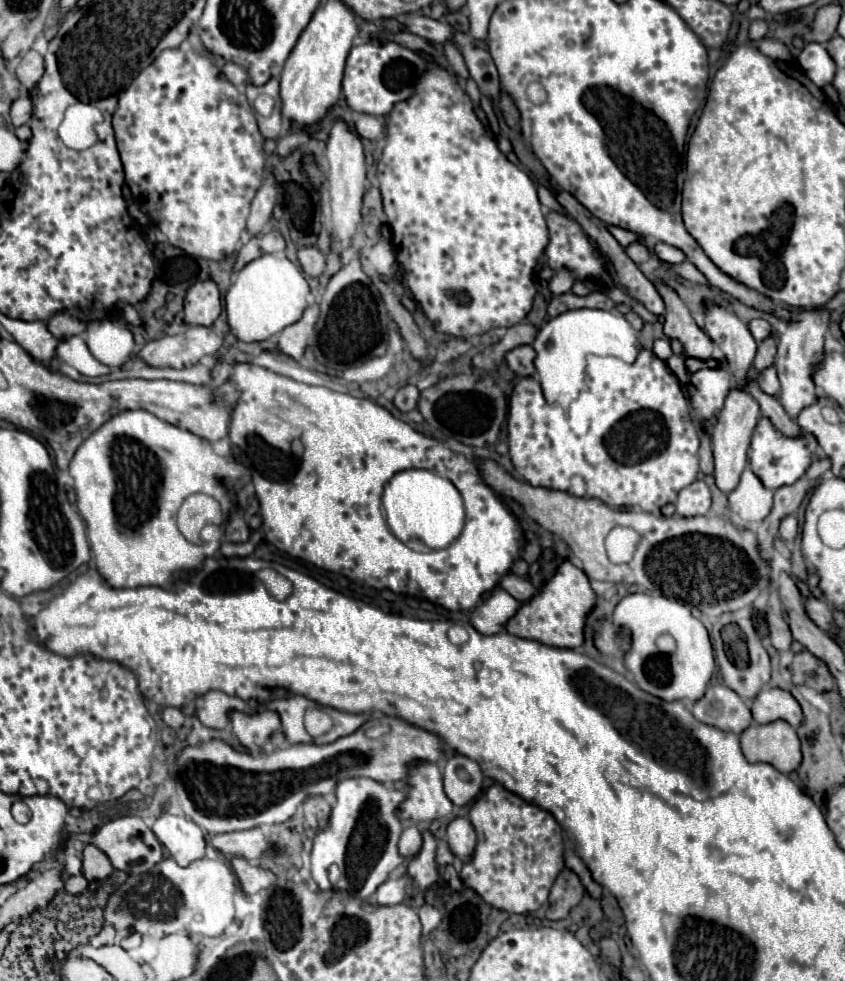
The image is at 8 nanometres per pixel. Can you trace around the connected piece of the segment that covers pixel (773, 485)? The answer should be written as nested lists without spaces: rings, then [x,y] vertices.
[[[762,418],[756,426],[756,432],[752,434],[750,468],[764,482],[766,488],[776,490],[784,484],[794,484],[798,478],[802,478],[808,466],[812,464],[812,458],[816,452],[818,452],[818,444],[812,434],[804,432],[804,436],[800,438],[784,438],[782,434],[774,432],[774,426],[768,418]]]

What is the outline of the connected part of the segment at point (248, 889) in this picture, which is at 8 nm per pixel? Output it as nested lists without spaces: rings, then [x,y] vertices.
[[[232,858],[232,868],[240,880],[240,886],[246,894],[256,894],[260,890],[266,890],[276,884],[276,876],[270,870],[250,866],[246,860]]]

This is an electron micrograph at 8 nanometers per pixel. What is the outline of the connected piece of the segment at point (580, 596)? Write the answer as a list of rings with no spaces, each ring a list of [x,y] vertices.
[[[564,560],[556,568],[554,576],[542,586],[542,590],[530,600],[526,600],[518,608],[518,612],[508,620],[506,630],[520,638],[538,640],[548,646],[578,648],[584,644],[584,624],[594,606],[596,606],[596,594],[590,586],[588,576],[570,560]]]

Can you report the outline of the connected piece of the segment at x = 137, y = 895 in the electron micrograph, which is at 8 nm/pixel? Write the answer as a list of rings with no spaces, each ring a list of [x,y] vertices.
[[[164,858],[158,868],[140,876],[128,876],[124,884],[120,884],[108,898],[104,908],[104,924],[114,926],[120,938],[130,936],[130,930],[138,932],[140,936],[164,938],[168,934],[204,934],[204,936],[220,936],[224,928],[234,920],[234,890],[236,890],[236,876],[226,866],[224,860],[196,860],[190,866],[178,866],[172,858]]]

